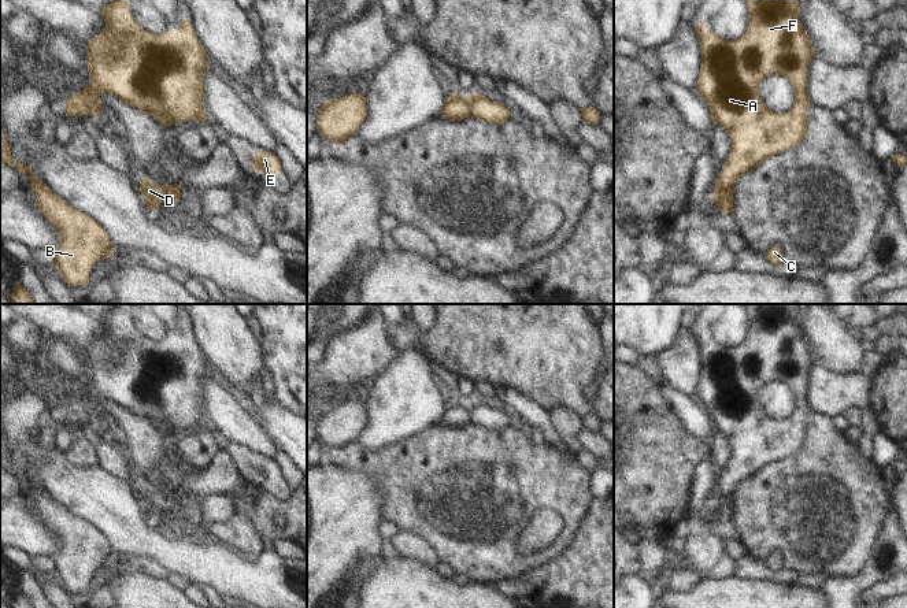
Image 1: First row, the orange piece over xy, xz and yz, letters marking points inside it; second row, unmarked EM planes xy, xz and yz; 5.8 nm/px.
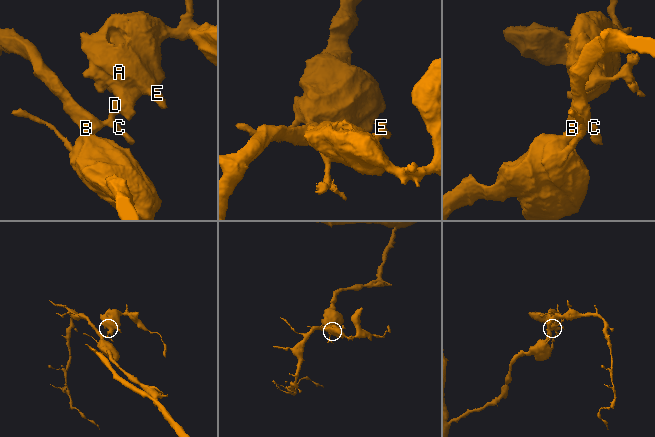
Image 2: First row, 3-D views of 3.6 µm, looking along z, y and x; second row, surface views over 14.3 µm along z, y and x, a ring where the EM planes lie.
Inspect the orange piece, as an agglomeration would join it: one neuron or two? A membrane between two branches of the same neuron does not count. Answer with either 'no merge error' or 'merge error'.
merge error

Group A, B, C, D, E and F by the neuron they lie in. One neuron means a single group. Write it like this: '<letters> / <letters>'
A E F / B C D

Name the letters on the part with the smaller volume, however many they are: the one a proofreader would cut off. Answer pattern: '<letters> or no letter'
A, E, F

